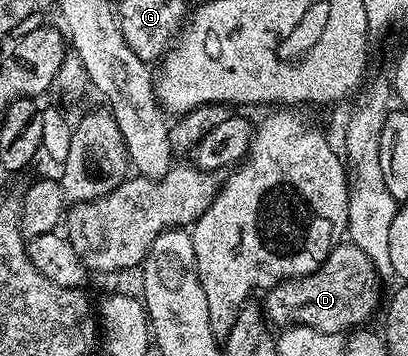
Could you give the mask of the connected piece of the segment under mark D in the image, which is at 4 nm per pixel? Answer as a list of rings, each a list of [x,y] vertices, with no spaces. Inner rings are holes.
[[[341,242],[331,250],[331,254],[327,254],[319,270],[300,276],[298,280],[285,280],[268,289],[264,293],[263,312],[273,326],[302,324],[327,334],[345,334],[357,326],[352,324],[367,319],[376,310],[377,303],[379,308],[382,303],[380,279],[377,267],[367,254],[363,254],[363,250],[359,250],[359,246]]]

